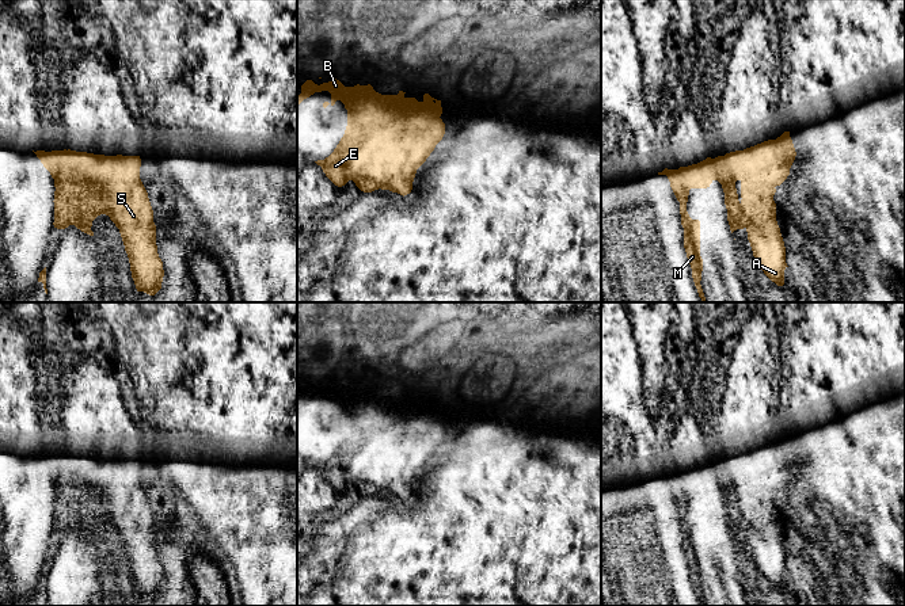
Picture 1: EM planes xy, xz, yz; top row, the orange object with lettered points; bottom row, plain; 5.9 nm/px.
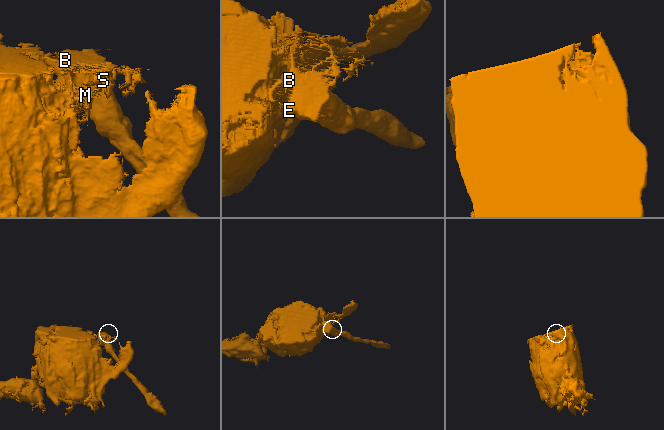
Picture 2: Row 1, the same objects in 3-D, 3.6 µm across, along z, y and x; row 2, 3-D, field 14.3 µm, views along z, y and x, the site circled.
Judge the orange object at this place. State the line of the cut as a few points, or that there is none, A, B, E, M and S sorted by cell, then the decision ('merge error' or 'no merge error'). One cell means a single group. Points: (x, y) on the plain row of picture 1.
cut in xz along (438, 419), (396, 425), (375, 452), (365, 443), (352, 473); A S / B E M; merge error

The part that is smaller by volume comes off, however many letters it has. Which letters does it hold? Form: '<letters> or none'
A, S

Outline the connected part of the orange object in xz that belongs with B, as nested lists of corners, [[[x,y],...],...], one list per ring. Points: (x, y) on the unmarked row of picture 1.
[[[335,382],[320,389],[307,384],[297,400],[297,411],[304,403],[322,395],[331,397],[331,405],[323,407],[324,412],[341,404],[347,413],[347,430],[339,447],[328,461],[315,465],[322,470],[326,480],[338,491],[353,484],[364,496],[381,492],[403,500],[410,498],[415,477],[406,488],[403,474],[384,474],[383,488],[380,489],[355,477],[350,469],[350,462],[366,443],[370,453],[376,453],[379,445],[387,445],[392,439],[393,427],[403,426],[406,420],[419,418],[441,420],[441,404],[425,397],[423,404],[418,405],[415,401],[406,401],[403,395],[399,395],[398,399],[381,399],[370,388],[345,390]]]

